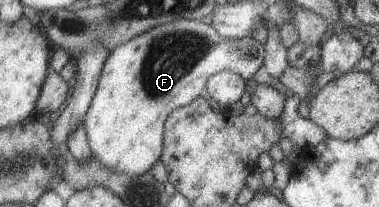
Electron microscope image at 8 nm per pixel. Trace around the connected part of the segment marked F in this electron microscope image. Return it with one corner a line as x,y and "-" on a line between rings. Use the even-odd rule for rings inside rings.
181,19
159,25
115,47
105,61
99,86
84,119
92,156
111,171
139,177
155,165
163,153
164,126
169,113
192,103
205,91
207,81
219,71
230,70
245,81
264,65
265,47
252,38
225,39
201,20

